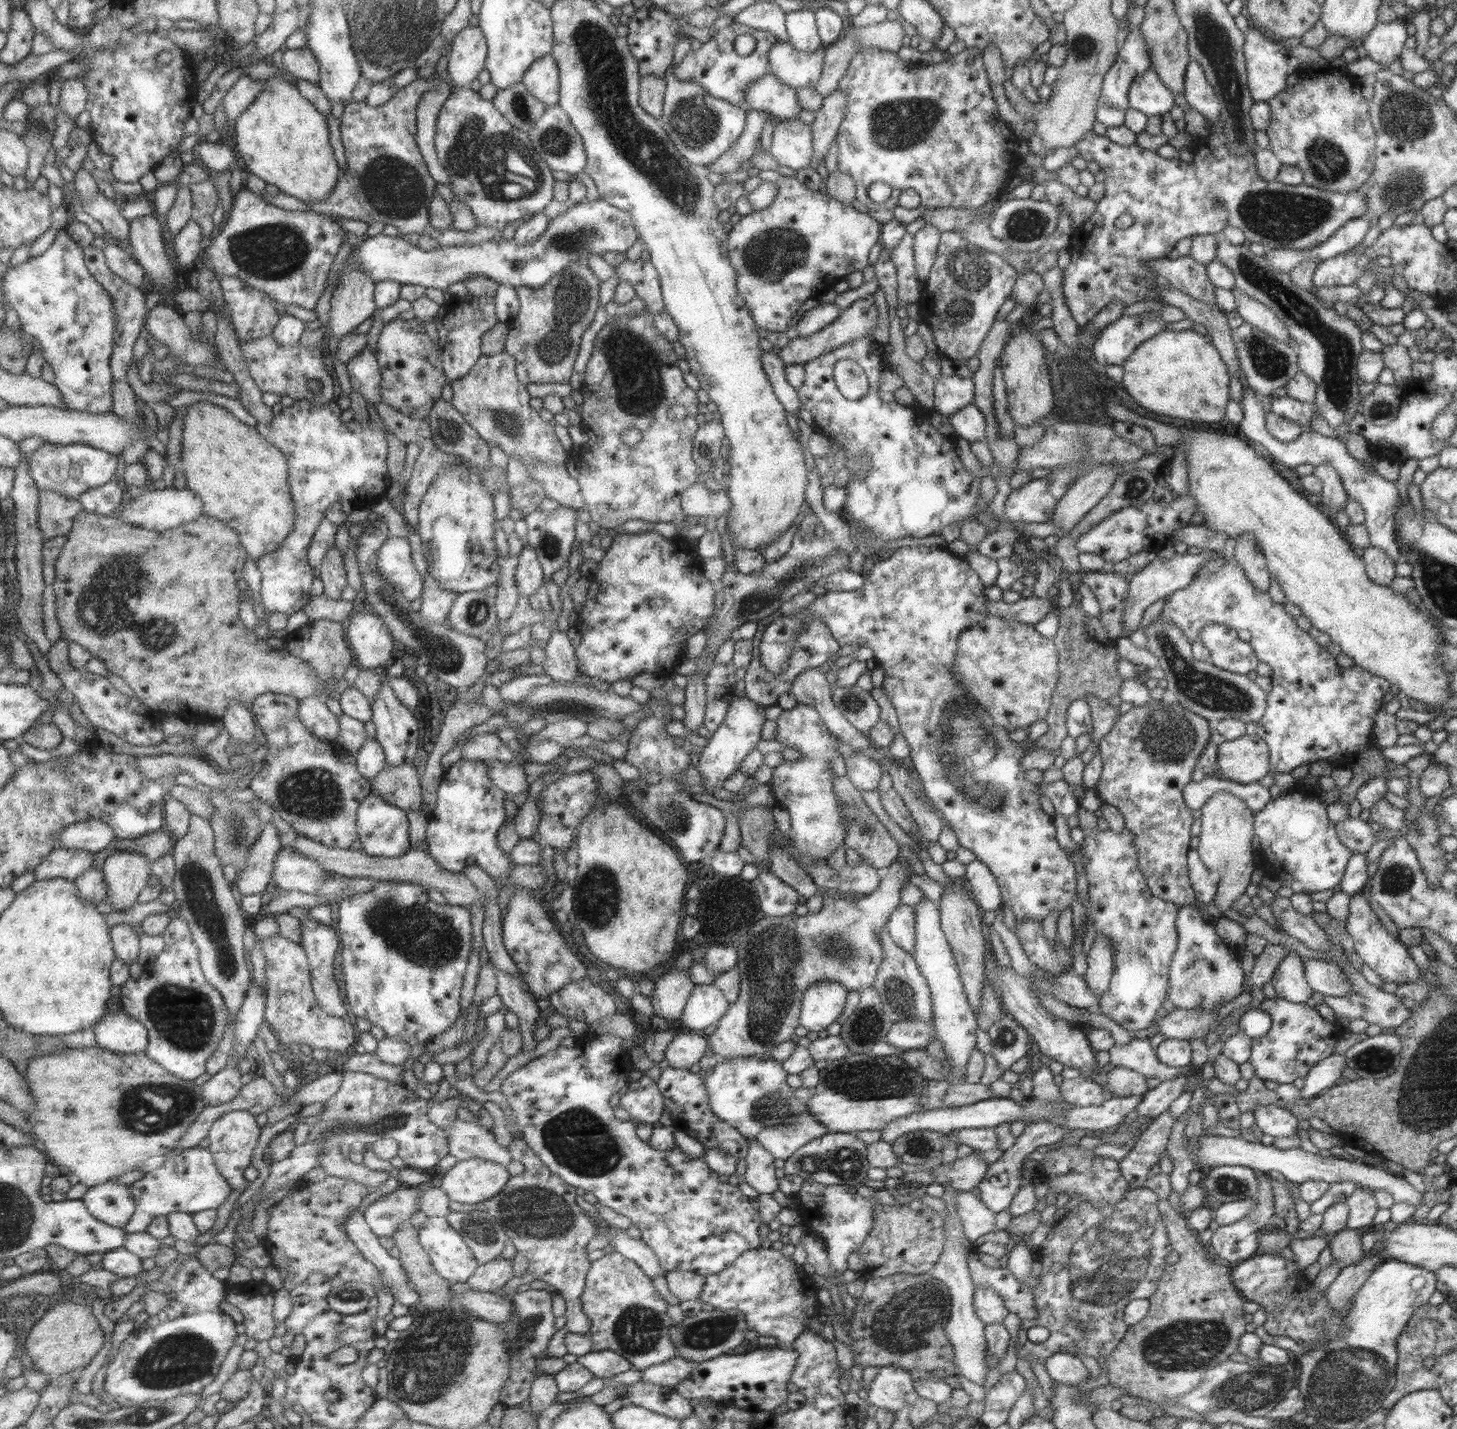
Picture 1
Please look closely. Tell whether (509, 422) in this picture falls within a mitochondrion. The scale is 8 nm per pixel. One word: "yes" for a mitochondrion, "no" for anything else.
yes

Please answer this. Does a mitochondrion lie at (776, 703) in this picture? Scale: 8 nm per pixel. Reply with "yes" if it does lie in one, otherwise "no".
no

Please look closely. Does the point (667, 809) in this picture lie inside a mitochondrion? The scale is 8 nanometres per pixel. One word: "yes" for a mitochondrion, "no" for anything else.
yes

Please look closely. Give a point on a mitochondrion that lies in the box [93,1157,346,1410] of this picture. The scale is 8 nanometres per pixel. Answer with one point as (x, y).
(183, 1359)

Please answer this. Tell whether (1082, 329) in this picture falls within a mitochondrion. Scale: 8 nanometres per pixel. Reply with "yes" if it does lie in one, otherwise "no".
no

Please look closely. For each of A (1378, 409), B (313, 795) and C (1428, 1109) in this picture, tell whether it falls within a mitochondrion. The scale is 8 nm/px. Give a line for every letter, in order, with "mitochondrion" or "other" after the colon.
A: mitochondrion
B: mitochondrion
C: mitochondrion

